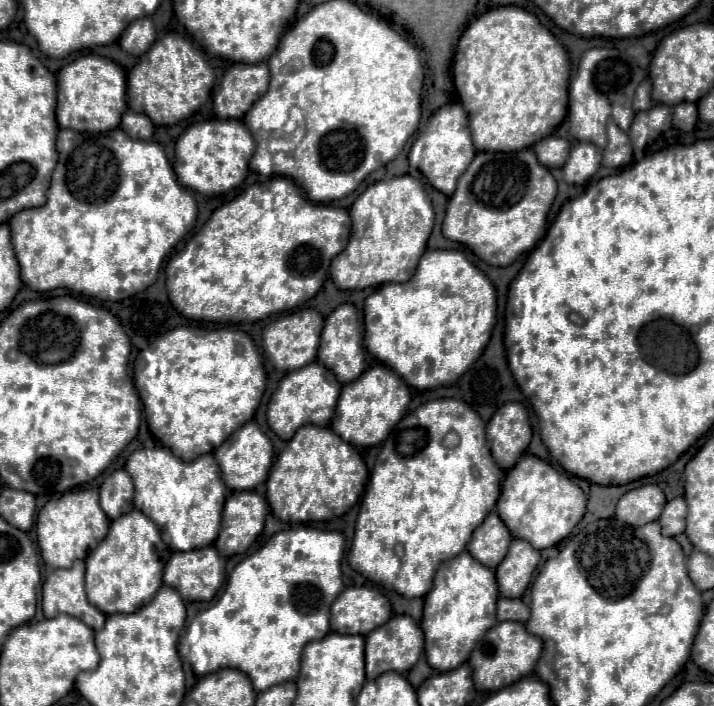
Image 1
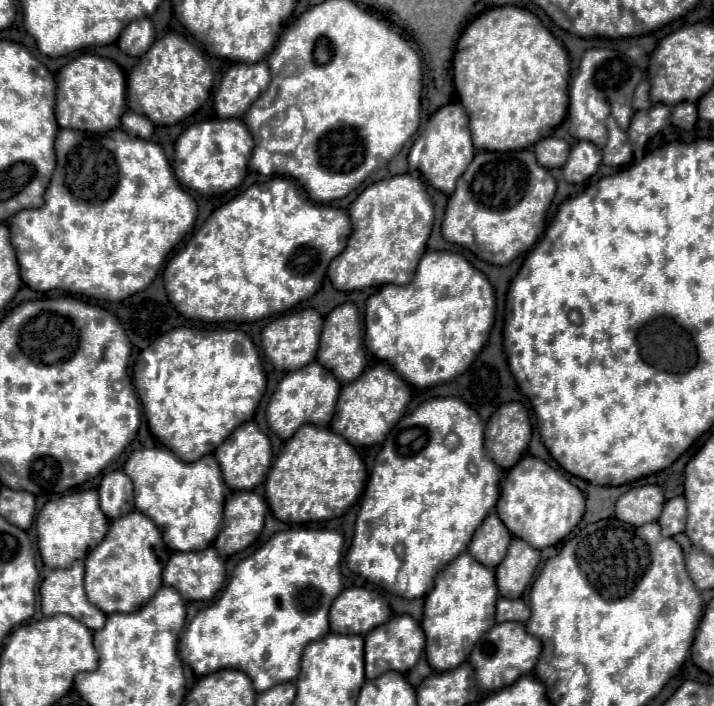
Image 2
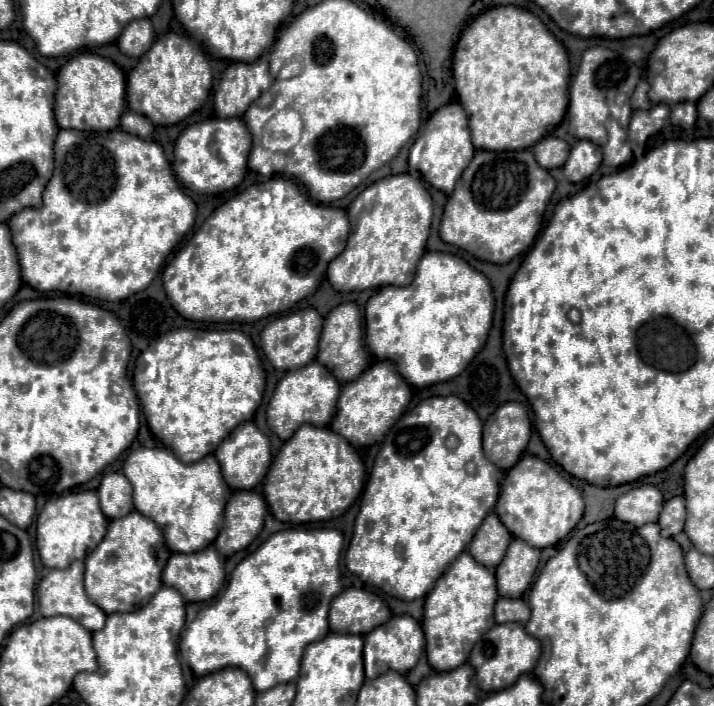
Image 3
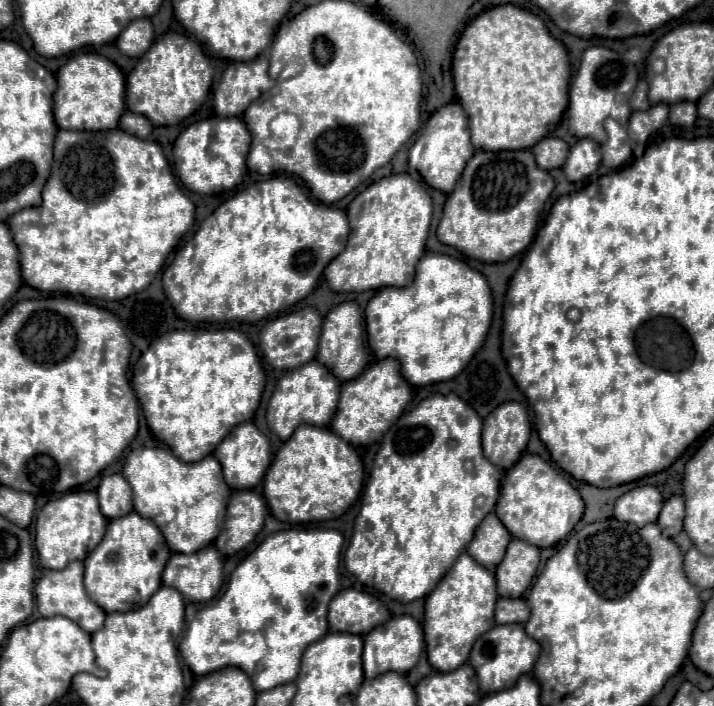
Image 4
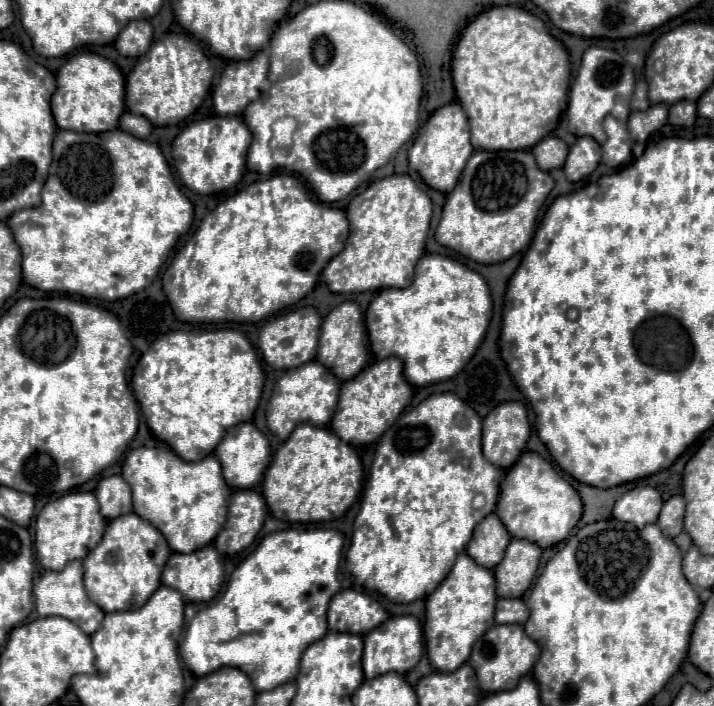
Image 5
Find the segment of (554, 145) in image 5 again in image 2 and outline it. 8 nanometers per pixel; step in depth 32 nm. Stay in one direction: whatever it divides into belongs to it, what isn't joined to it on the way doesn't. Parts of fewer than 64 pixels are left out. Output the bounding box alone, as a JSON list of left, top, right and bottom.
[534,136,570,168]

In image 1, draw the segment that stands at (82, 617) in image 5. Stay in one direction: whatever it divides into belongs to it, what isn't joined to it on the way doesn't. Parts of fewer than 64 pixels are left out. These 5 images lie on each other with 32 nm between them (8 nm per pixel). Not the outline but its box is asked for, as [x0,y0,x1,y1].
[42,560,106,630]

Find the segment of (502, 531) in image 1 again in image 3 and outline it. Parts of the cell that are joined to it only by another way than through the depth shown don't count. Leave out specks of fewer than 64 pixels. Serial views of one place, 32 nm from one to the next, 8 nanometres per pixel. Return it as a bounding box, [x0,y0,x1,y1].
[468,512,512,570]

